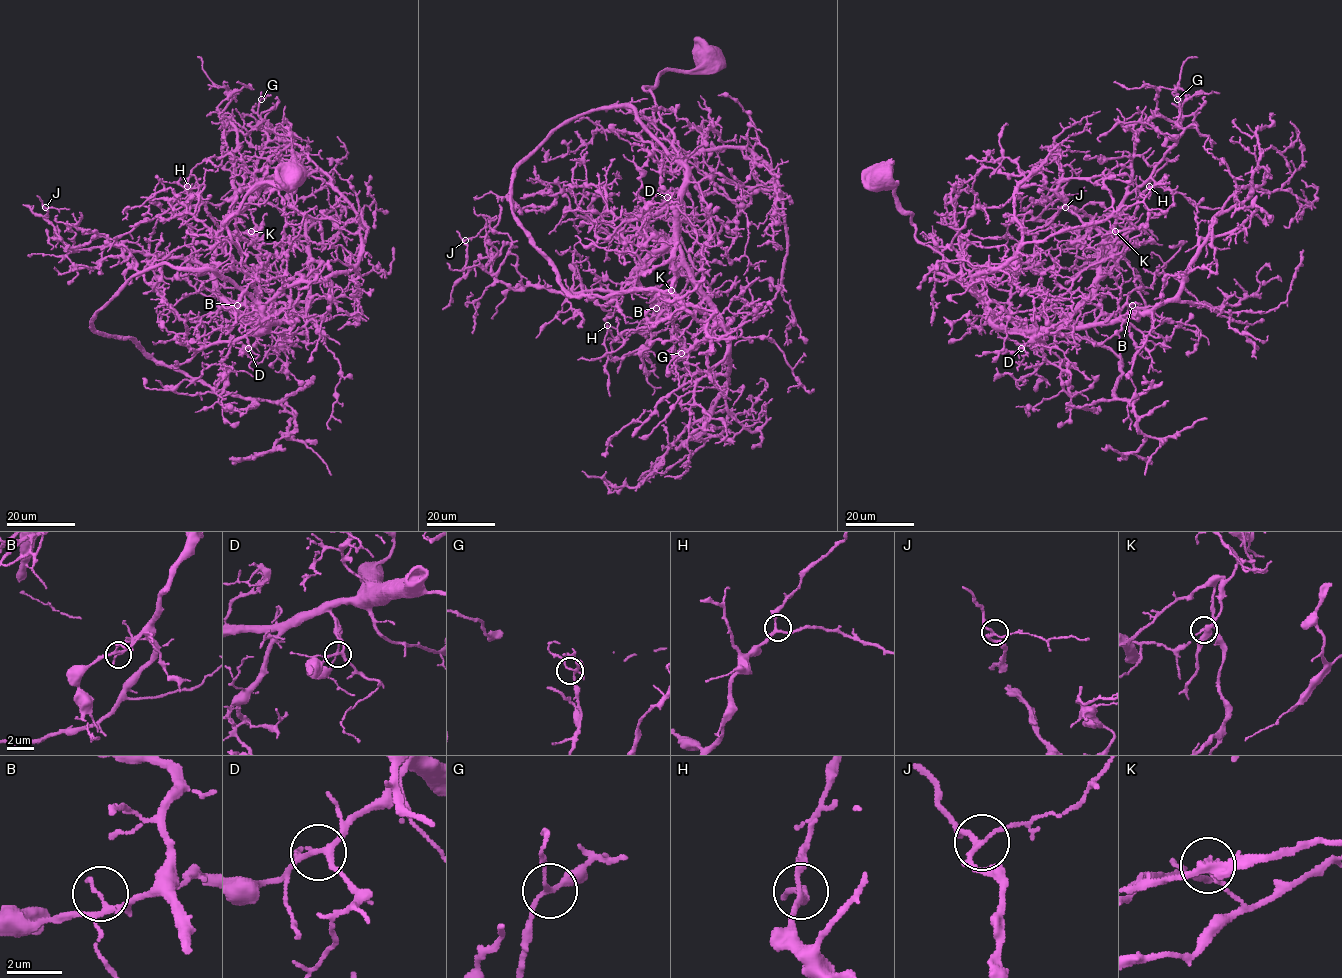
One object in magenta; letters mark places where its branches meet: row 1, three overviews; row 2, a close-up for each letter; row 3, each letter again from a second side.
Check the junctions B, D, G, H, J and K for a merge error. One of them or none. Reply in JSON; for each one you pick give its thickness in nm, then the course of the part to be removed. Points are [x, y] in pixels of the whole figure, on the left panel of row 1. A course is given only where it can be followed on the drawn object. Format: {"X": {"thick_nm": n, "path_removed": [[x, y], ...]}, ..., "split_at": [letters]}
{"K": {"thick_nm": 150, "path_removed": [[251, 231], [257, 227], [251, 213], [254, 211]]}, "split_at": ["K"]}

